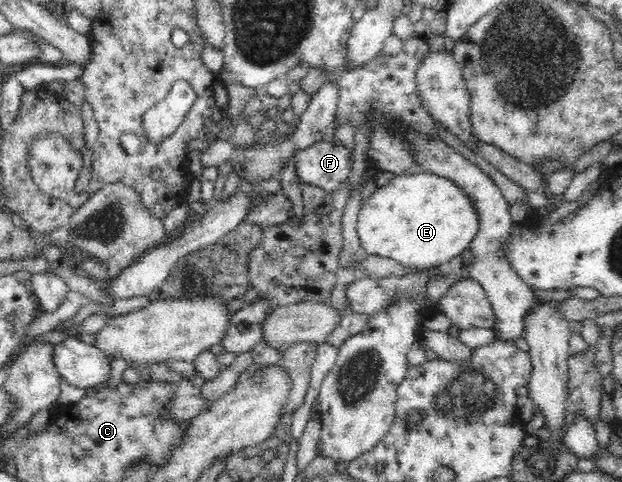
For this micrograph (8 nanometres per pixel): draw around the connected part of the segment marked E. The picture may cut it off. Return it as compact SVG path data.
M416 171L394 176L360 205L357 235L364 253L394 259L406 267L433 268L447 266L456 255L468 249L479 229L479 218L470 197L450 179Z

